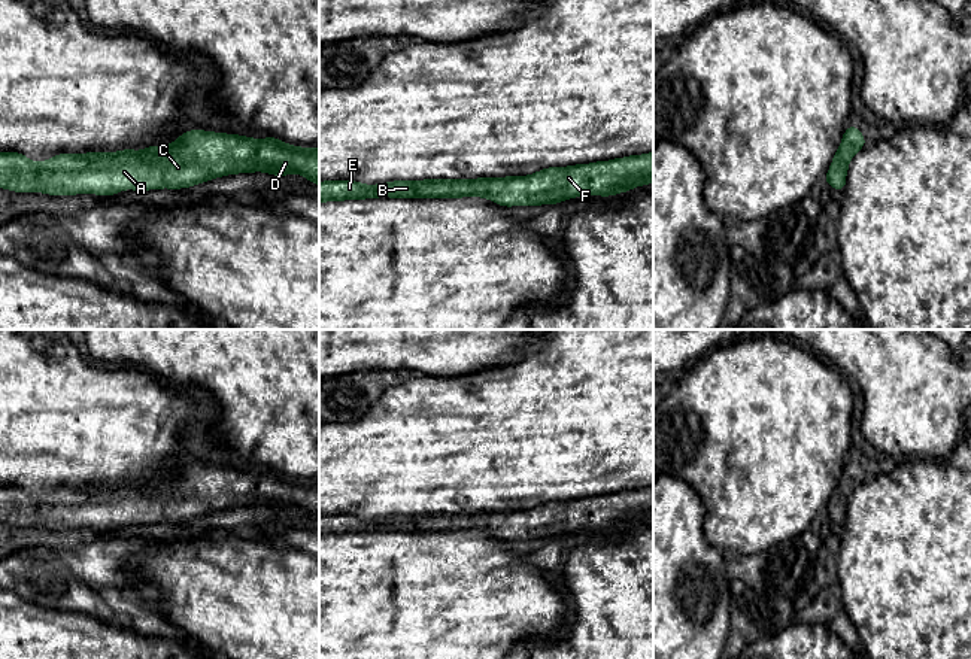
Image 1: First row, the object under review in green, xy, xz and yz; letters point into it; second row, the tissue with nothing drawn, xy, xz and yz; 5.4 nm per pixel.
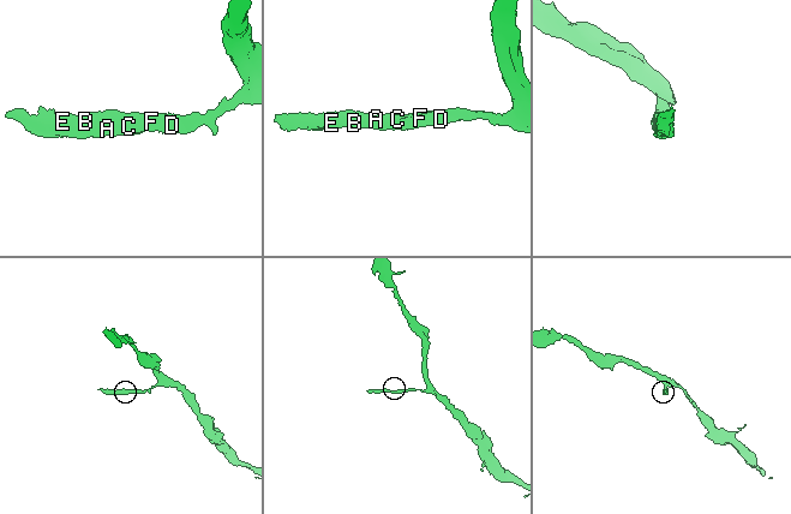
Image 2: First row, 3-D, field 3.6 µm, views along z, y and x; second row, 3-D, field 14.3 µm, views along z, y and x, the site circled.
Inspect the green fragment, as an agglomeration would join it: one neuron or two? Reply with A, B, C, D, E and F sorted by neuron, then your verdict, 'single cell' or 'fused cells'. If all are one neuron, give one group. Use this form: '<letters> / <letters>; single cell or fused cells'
A B C D E F; single cell

